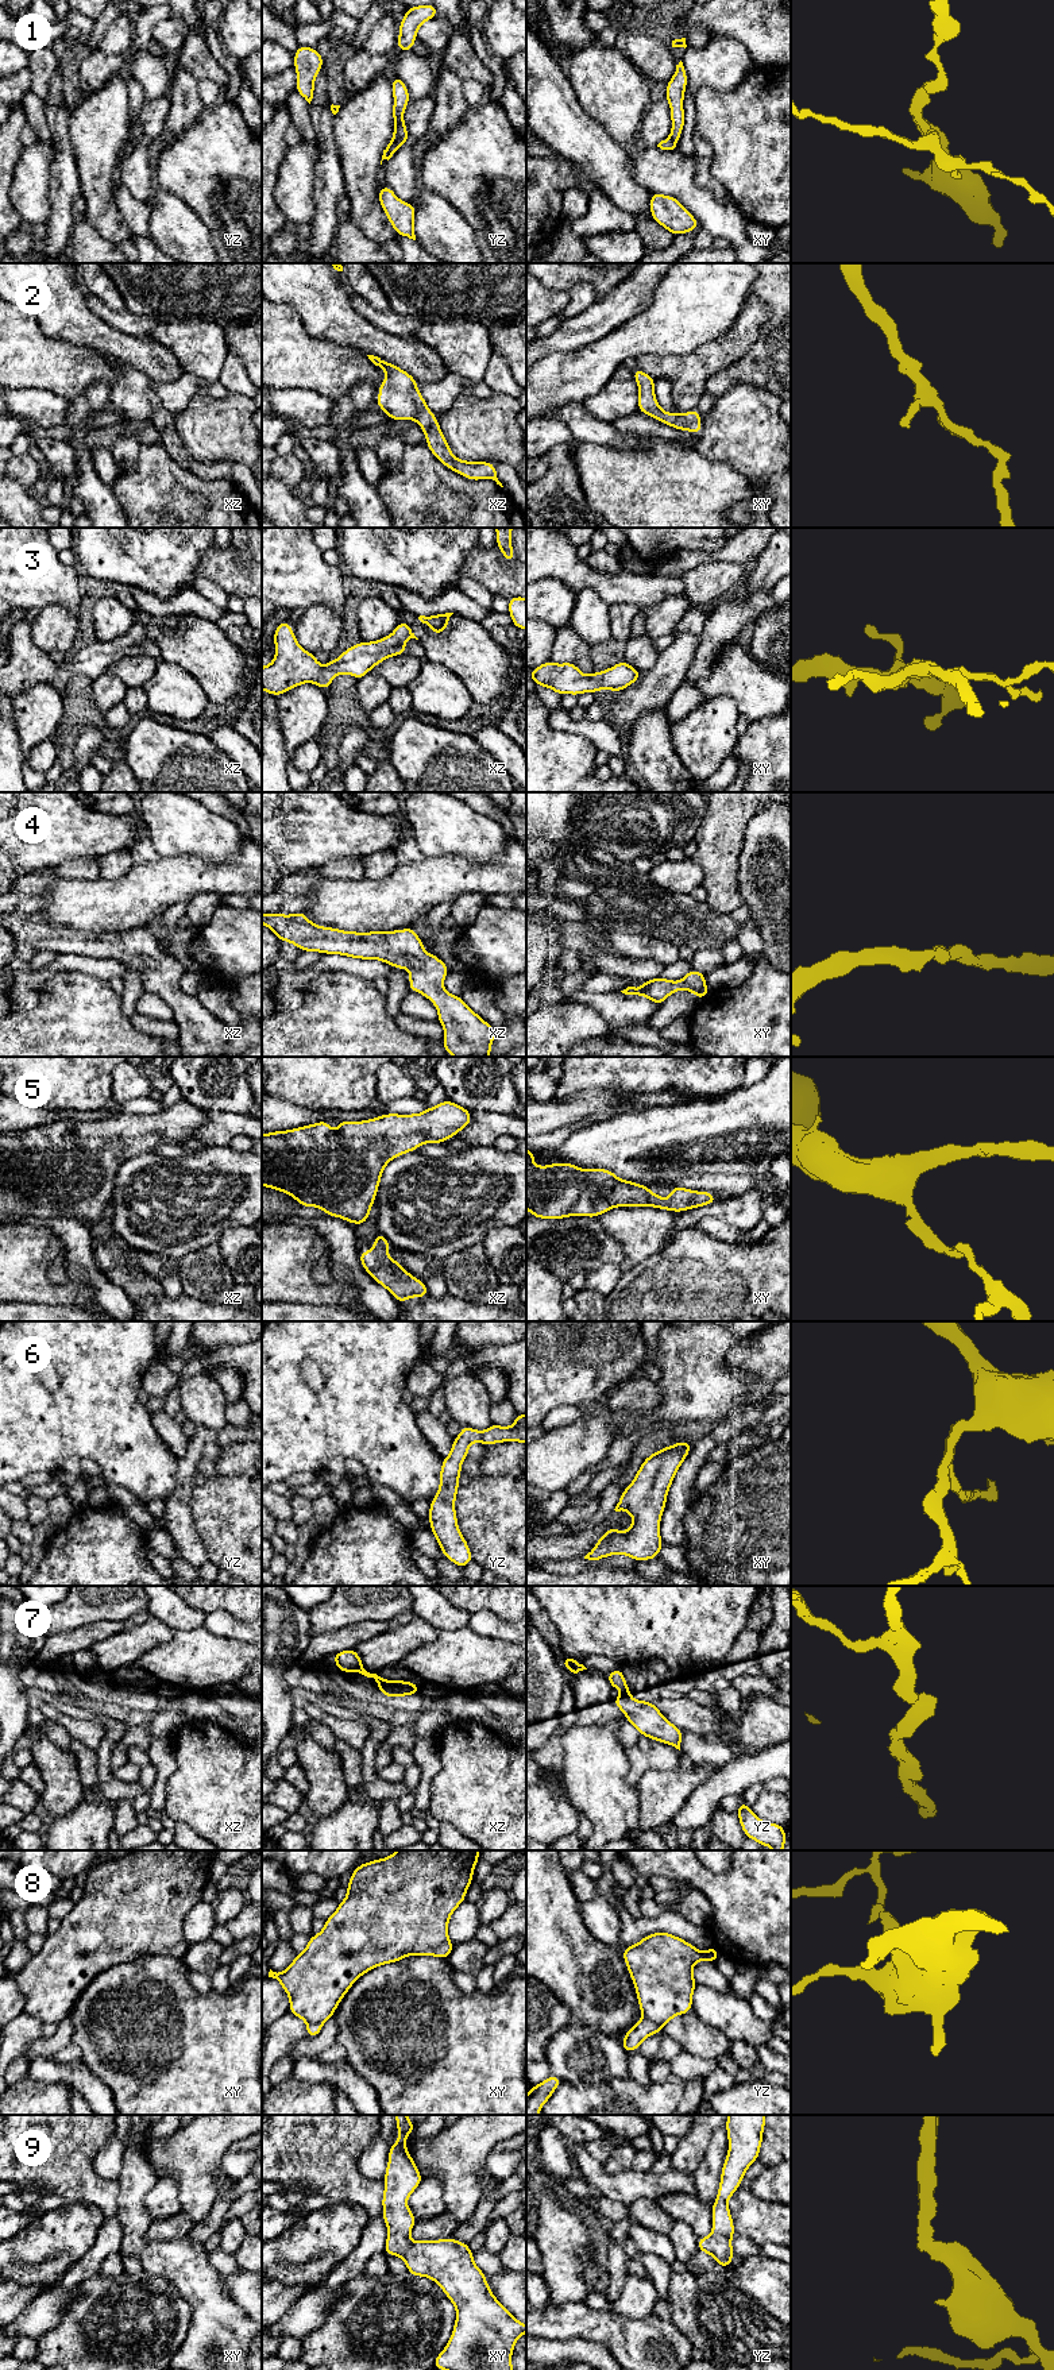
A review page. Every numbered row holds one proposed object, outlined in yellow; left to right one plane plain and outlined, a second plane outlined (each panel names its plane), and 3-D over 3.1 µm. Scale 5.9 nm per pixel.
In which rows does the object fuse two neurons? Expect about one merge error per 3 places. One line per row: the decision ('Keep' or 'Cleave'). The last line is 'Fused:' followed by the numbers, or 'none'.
1: Cleave
2: Keep
3: Keep
4: Keep
5: Keep
6: Keep
7: Cleave
8: Cleave
9: Keep
Fused: 1, 7, 8

